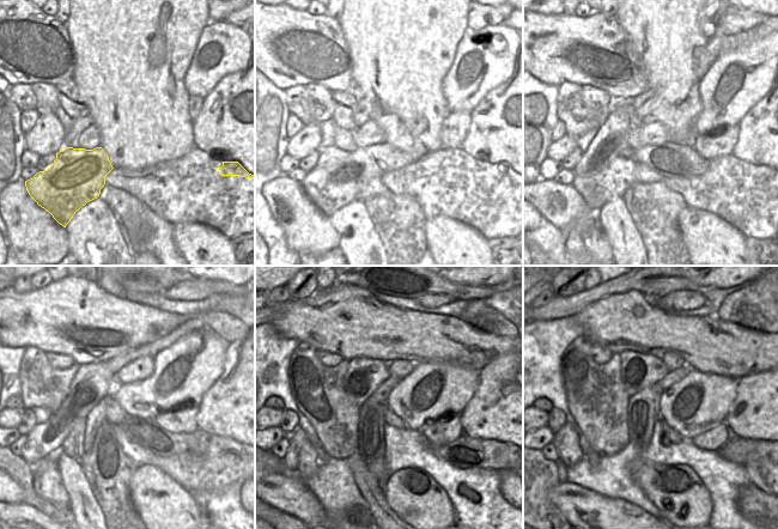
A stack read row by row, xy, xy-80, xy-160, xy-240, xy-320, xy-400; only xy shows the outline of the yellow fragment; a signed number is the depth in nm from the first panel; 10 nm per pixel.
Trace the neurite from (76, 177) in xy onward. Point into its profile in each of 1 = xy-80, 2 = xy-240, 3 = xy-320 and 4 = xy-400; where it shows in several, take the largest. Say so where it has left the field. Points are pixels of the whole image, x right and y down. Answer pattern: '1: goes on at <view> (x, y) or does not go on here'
1: goes on at xy-80 (338, 177)
2: goes on at xy-240 (145, 432)
3: goes on at xy-320 (472, 453)
4: goes on at xy-400 (741, 451)

